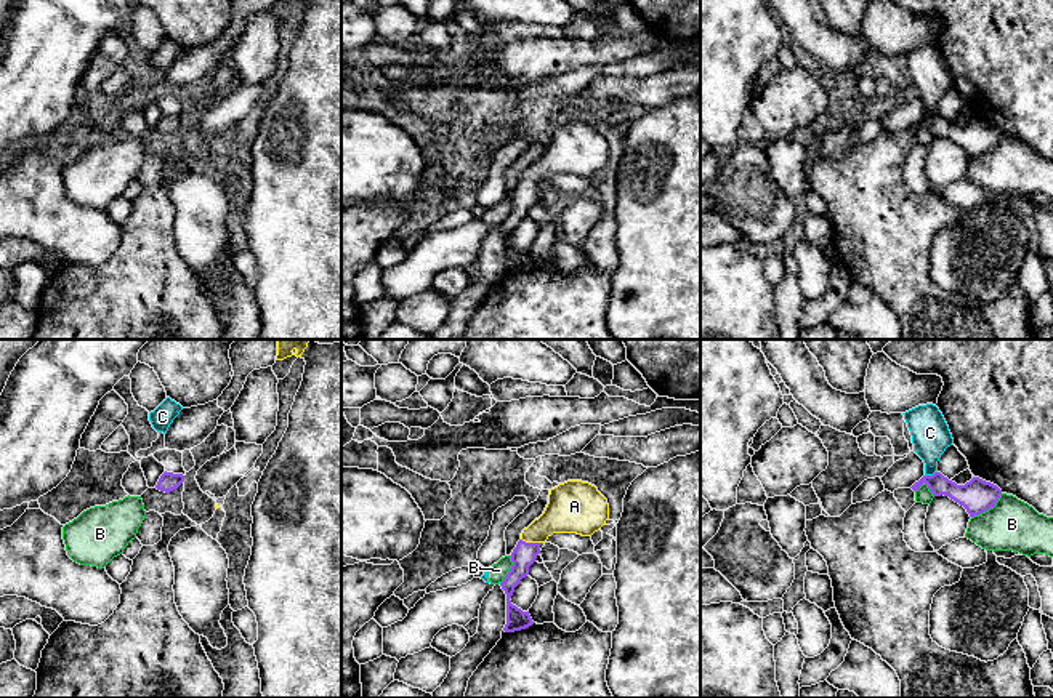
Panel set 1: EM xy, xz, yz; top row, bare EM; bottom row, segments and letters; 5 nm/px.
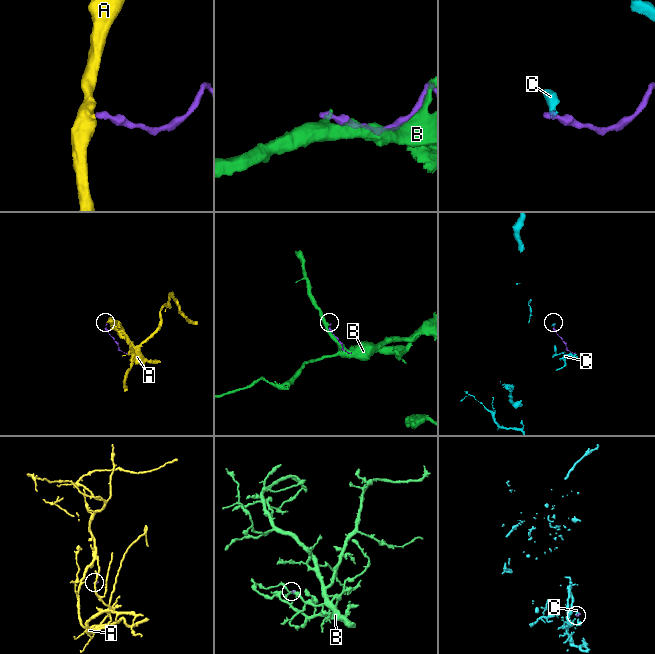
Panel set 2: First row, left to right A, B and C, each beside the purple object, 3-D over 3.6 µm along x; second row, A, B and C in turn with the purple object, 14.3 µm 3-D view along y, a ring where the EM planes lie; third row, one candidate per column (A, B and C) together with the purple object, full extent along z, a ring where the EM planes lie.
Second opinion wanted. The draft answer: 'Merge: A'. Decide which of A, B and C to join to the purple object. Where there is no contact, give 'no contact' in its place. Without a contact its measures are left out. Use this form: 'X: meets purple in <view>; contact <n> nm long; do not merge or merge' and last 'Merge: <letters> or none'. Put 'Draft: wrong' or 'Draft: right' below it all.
A: meets purple in xz; contact 100 nm long; merge
B: meets purple in yz; contact 200 nm long; do not merge
C: meets purple in yz; contact 70 nm long; do not merge
Merge: A
Draft: right

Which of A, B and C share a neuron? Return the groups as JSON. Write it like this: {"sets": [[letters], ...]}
{"sets": [["A"], ["B", "C"]]}

